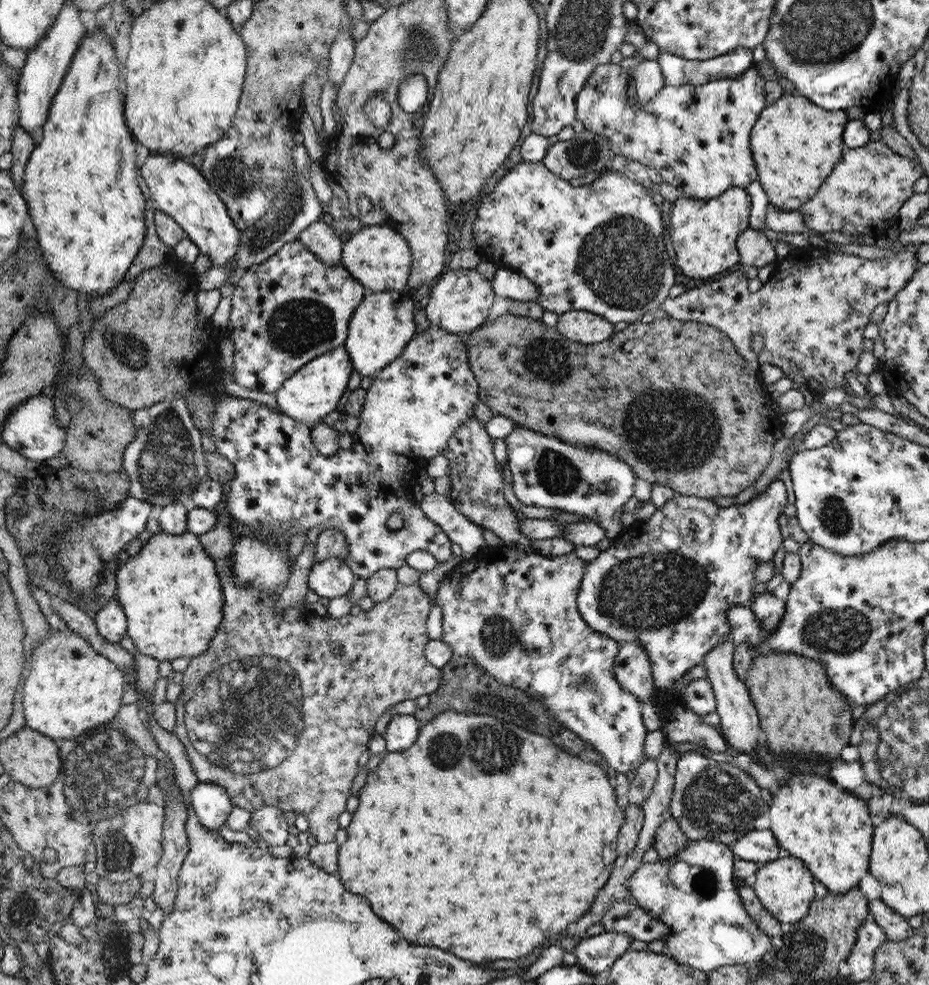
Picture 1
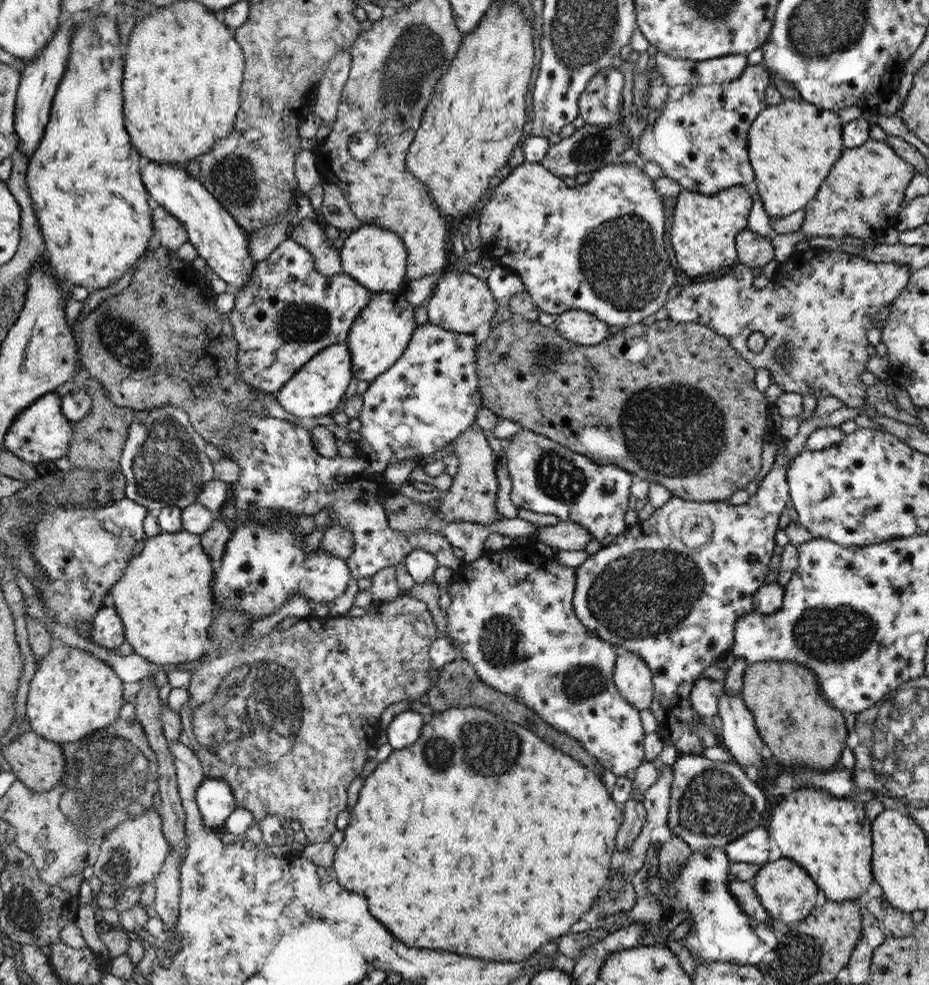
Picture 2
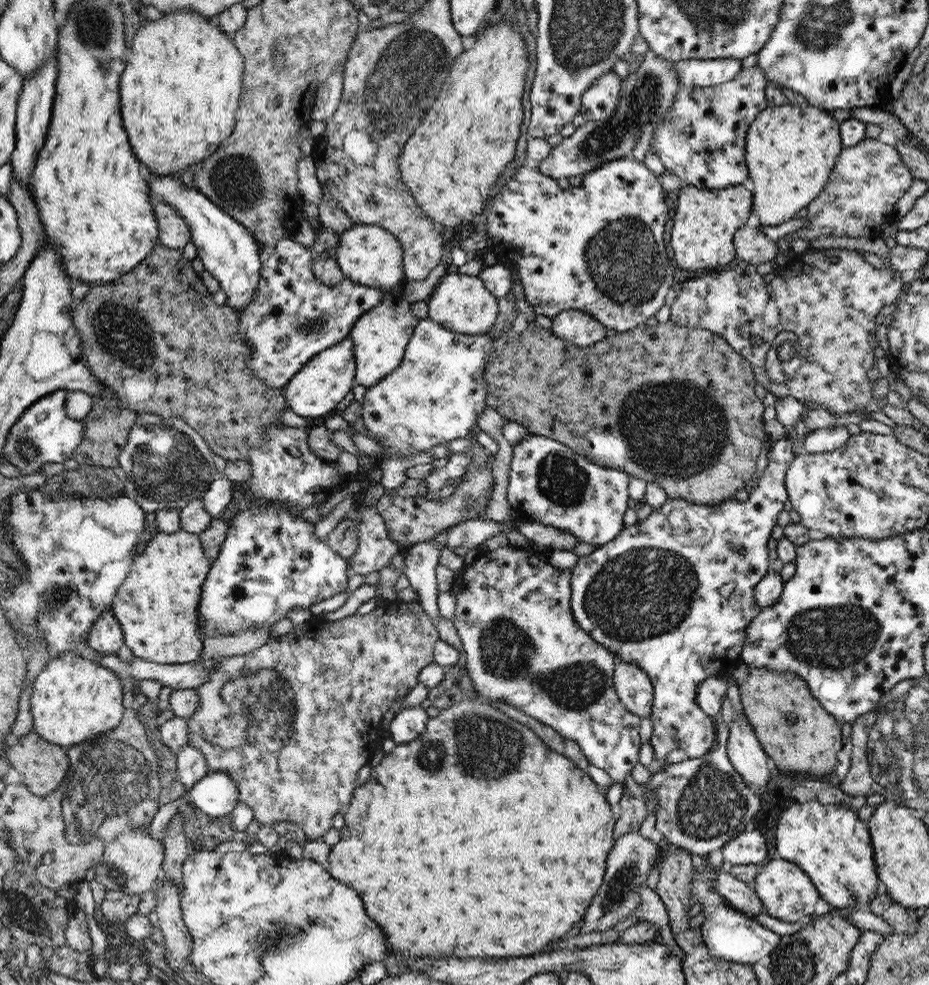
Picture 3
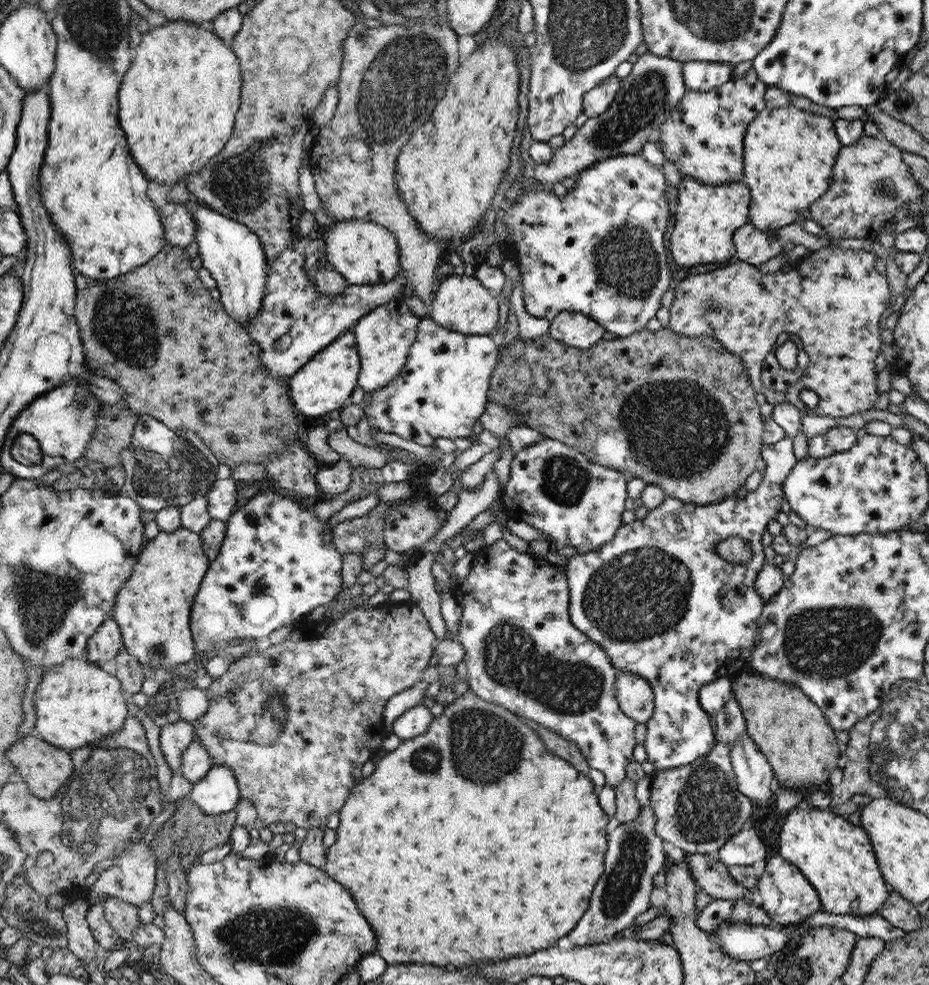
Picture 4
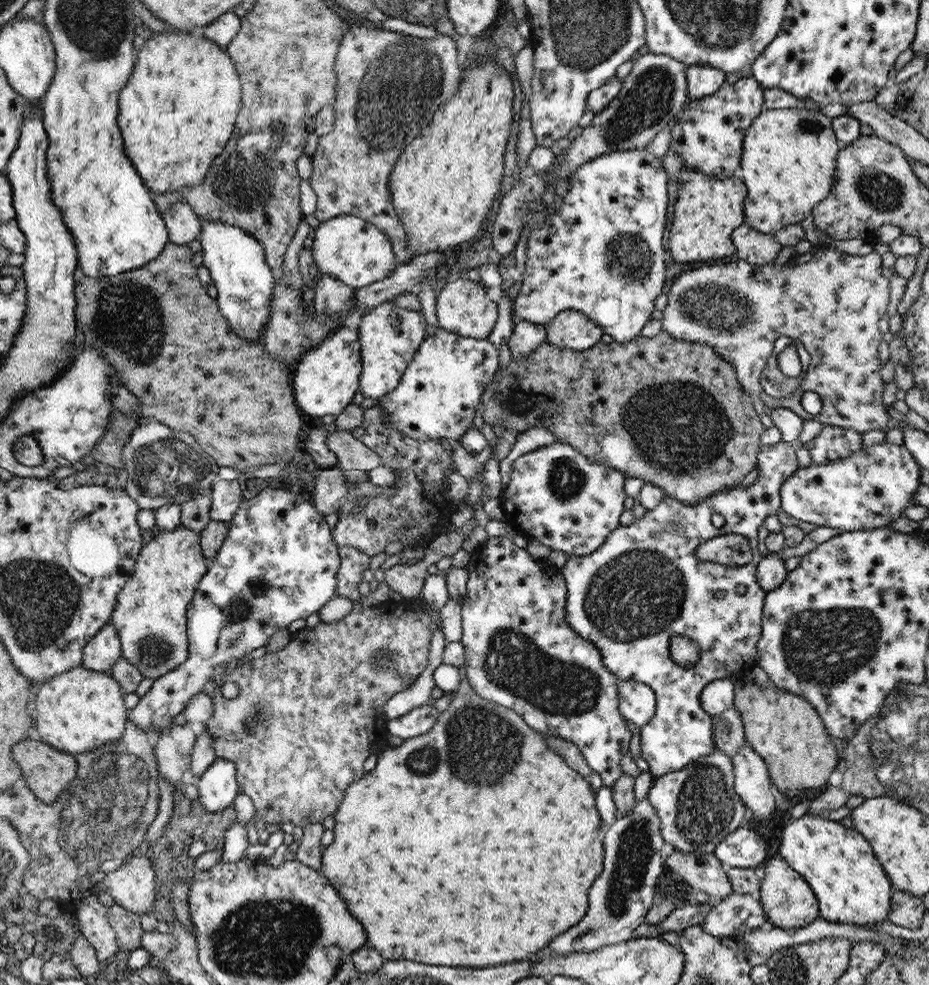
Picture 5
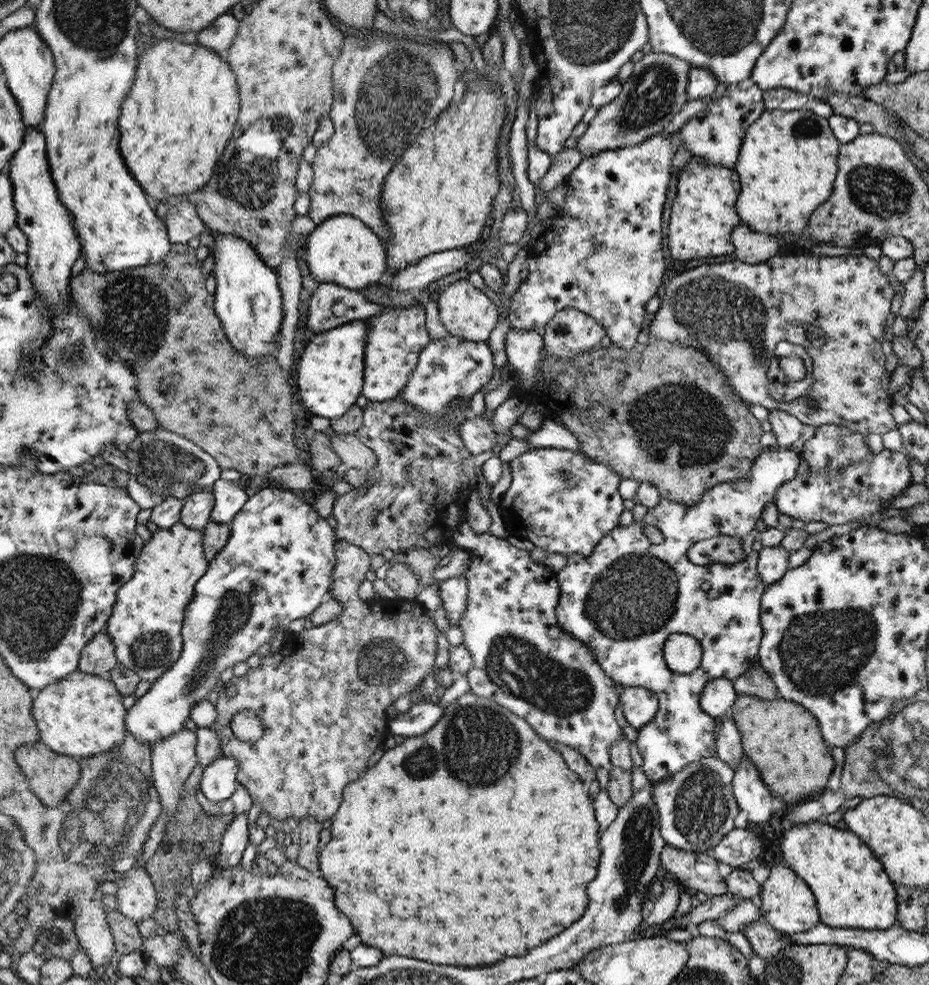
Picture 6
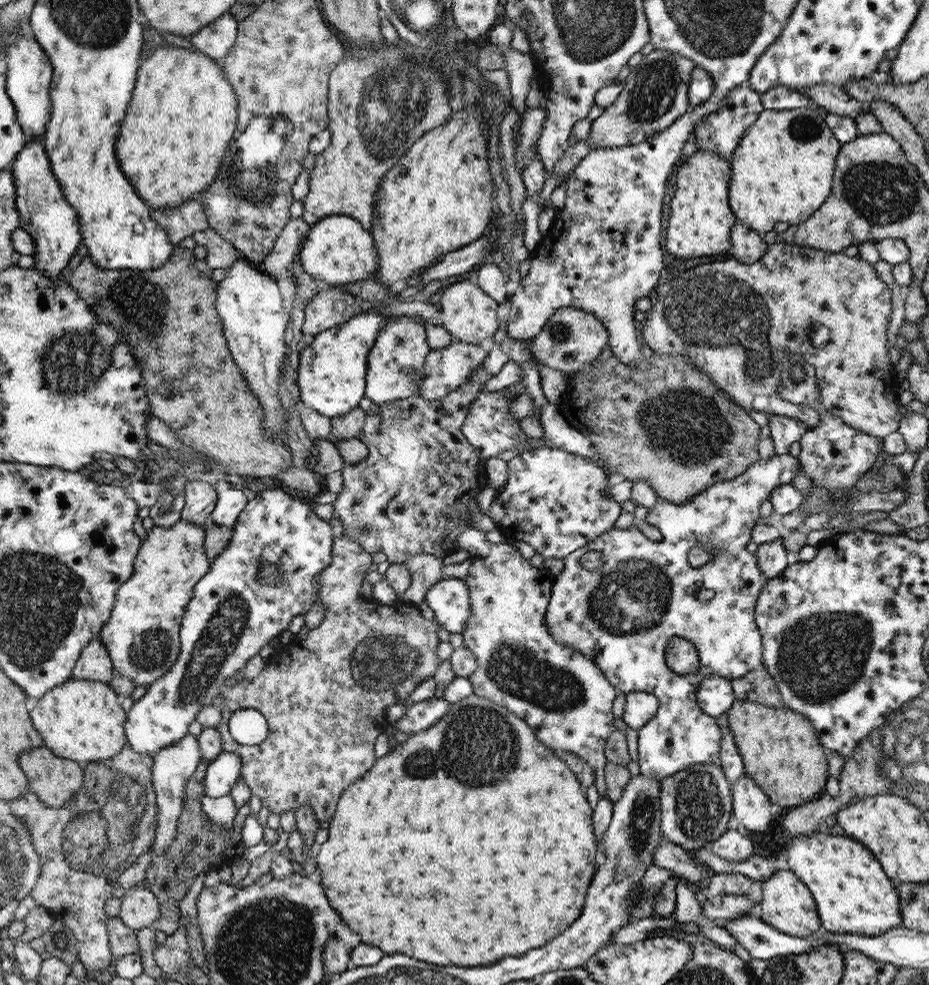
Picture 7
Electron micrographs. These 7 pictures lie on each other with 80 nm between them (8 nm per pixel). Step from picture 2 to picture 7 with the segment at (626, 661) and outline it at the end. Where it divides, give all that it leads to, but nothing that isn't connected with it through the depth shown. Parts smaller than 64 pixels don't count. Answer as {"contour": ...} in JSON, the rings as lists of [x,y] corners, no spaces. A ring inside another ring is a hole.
{"contour":[[[643,691],[626,694],[626,704],[622,719],[630,728],[638,730],[646,725],[659,710],[656,696]]]}

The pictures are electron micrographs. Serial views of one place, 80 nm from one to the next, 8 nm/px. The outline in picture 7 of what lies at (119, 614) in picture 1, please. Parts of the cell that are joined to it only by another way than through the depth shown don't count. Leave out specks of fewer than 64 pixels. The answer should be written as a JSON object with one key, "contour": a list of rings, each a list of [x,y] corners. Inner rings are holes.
{"contour":[[[97,637],[81,653],[77,665],[73,668],[72,678],[110,683],[113,674],[111,656],[108,654],[106,646]]]}

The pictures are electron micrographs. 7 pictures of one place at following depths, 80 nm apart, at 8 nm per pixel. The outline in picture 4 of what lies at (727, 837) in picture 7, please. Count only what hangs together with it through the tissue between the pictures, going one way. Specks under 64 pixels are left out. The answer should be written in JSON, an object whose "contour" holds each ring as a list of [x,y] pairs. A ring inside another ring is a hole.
{"contour":[[[747,828],[734,837],[730,837],[724,846],[718,849],[719,861],[729,866],[758,866],[767,860],[766,846],[756,830]]]}

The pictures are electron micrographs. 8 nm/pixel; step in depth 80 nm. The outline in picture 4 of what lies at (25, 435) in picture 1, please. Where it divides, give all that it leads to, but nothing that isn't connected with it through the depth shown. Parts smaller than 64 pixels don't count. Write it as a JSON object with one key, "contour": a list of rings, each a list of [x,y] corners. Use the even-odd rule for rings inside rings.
{"contour":[[[76,379],[66,381],[56,389],[41,394],[32,401],[14,420],[10,426],[4,449],[2,449],[1,463],[6,472],[15,474],[18,479],[40,478],[54,468],[56,462],[71,461],[84,454],[84,448],[93,438],[98,427],[99,408],[101,400],[97,399],[86,385]],[[19,433],[28,433],[39,442],[43,461],[42,464],[26,466],[14,460],[11,456],[11,443]]]}

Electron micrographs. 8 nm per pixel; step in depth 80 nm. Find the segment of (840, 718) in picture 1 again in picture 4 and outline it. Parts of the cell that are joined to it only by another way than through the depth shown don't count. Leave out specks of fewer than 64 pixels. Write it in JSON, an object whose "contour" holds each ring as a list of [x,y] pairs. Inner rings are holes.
{"contour":[[[748,670],[731,678],[733,696],[738,701],[745,719],[747,733],[754,739],[754,743],[770,763],[779,786],[802,791],[804,788],[819,786],[832,776],[836,769],[836,762],[840,756],[836,734],[832,732],[833,724],[826,719],[825,712],[802,692],[801,688],[791,686],[790,683],[768,678],[767,675],[750,674]]]}

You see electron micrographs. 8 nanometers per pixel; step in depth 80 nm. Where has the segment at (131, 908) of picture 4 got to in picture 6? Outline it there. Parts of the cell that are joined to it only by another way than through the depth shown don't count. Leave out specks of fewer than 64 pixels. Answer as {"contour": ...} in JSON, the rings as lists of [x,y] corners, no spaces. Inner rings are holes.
{"contour":[[[119,909],[108,911],[107,923],[113,934],[116,953],[125,955],[142,950],[143,936],[140,934],[138,923],[126,918]]]}

